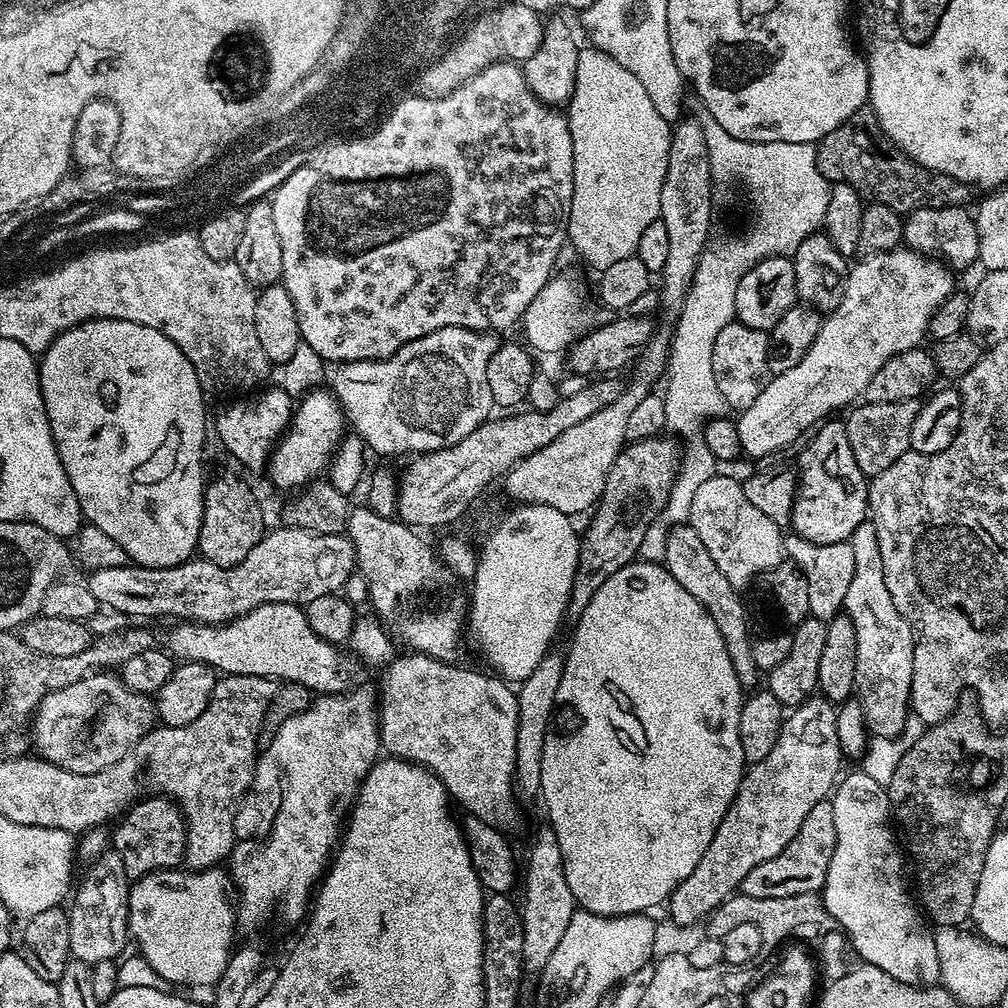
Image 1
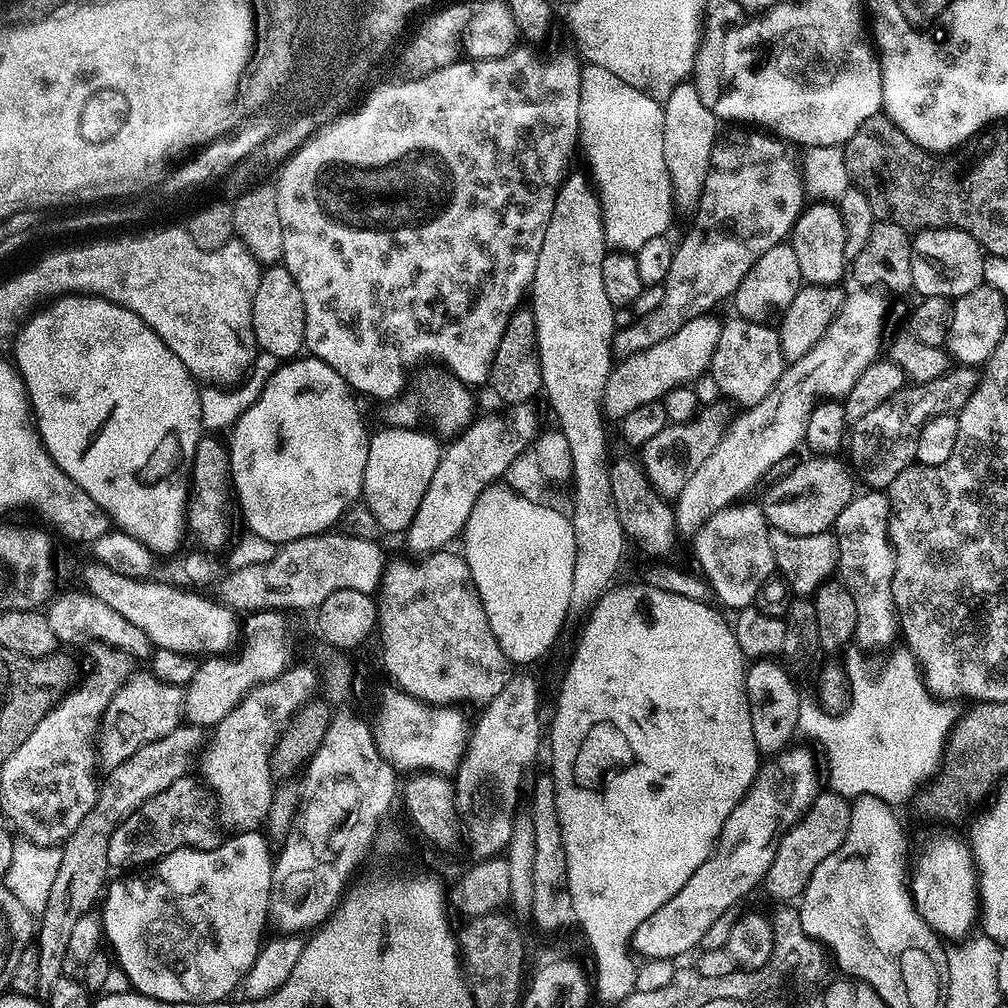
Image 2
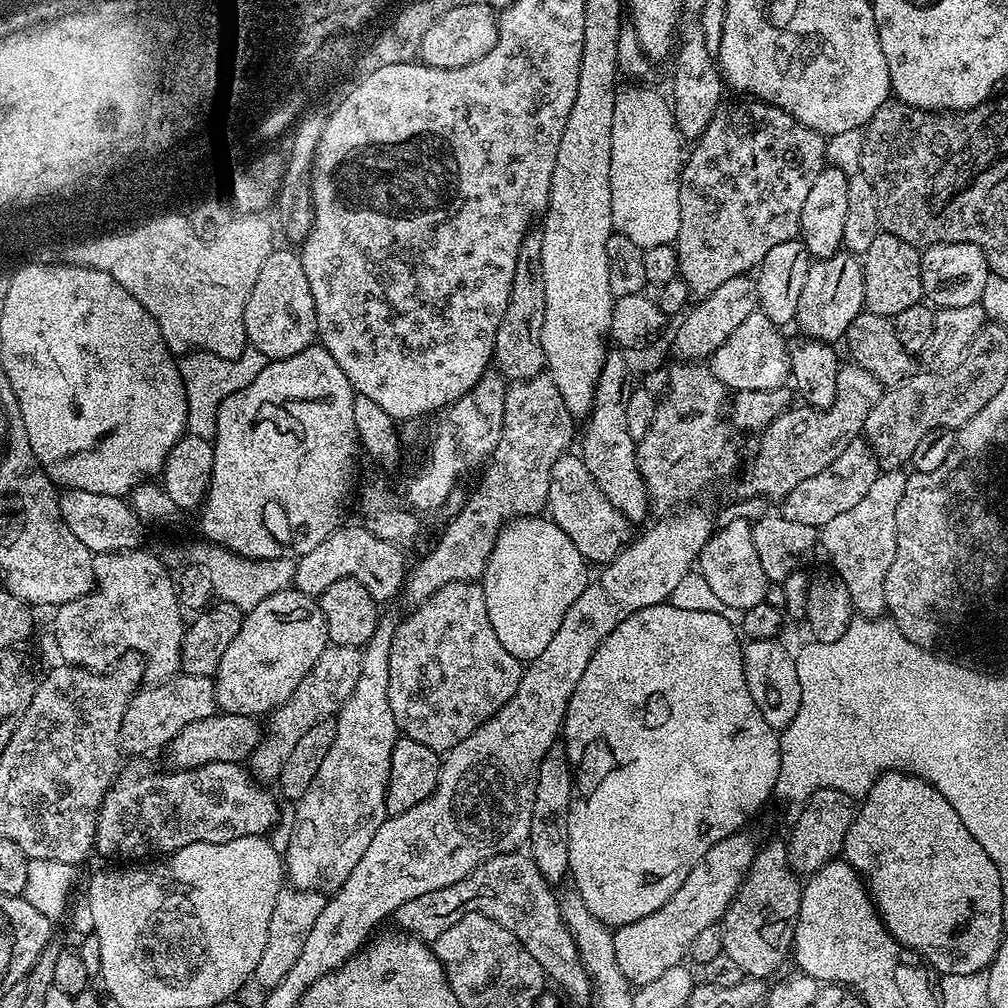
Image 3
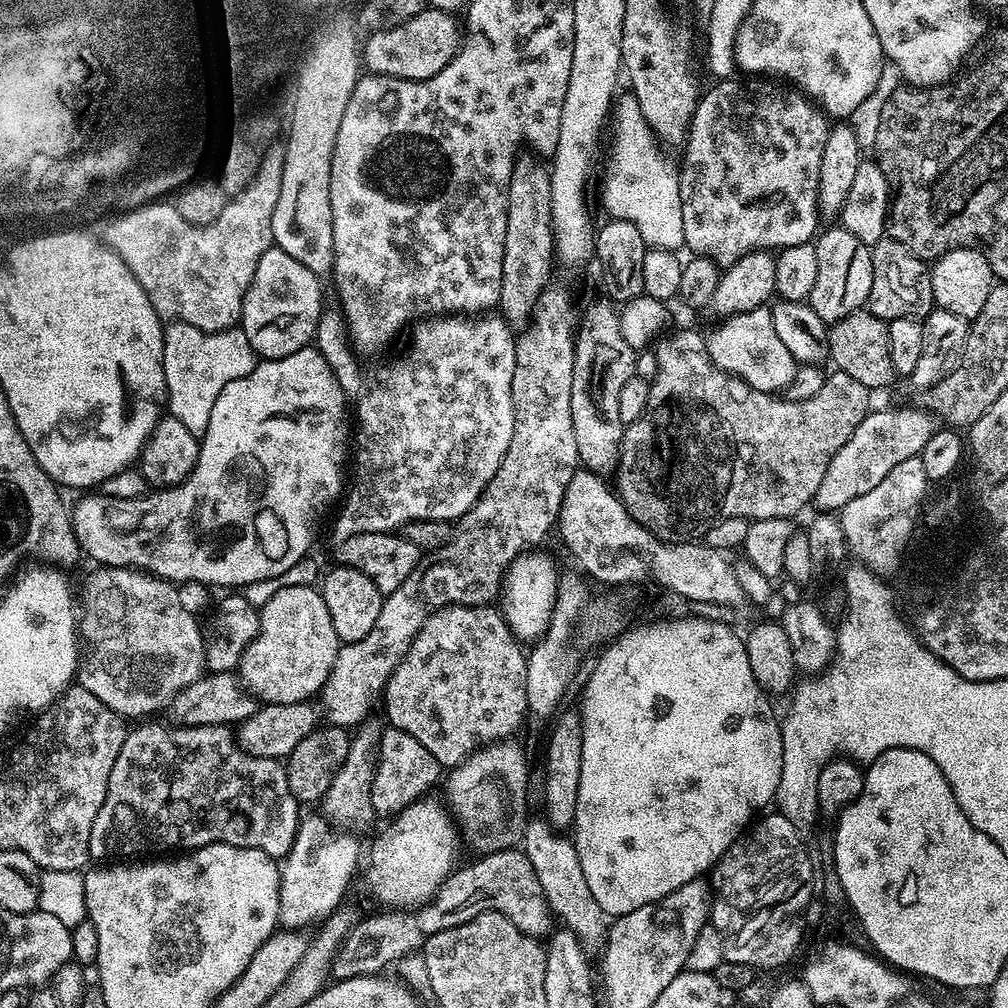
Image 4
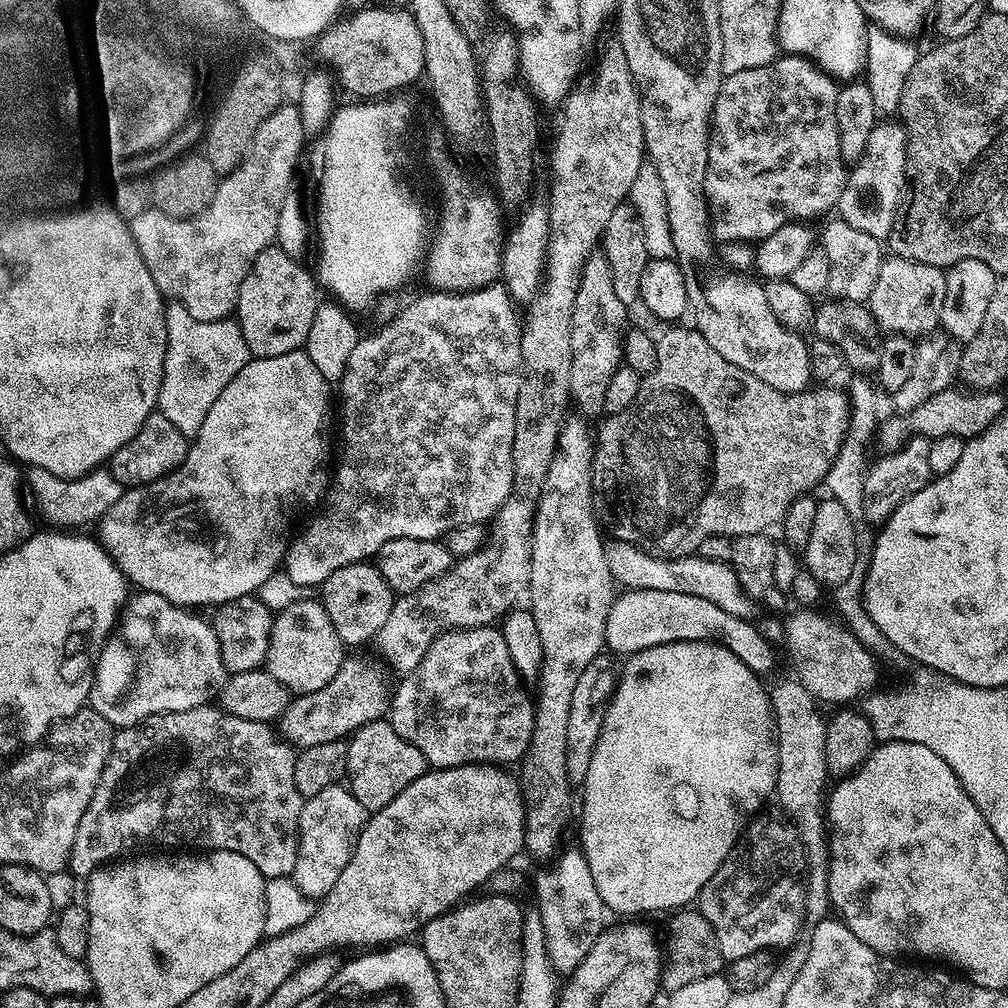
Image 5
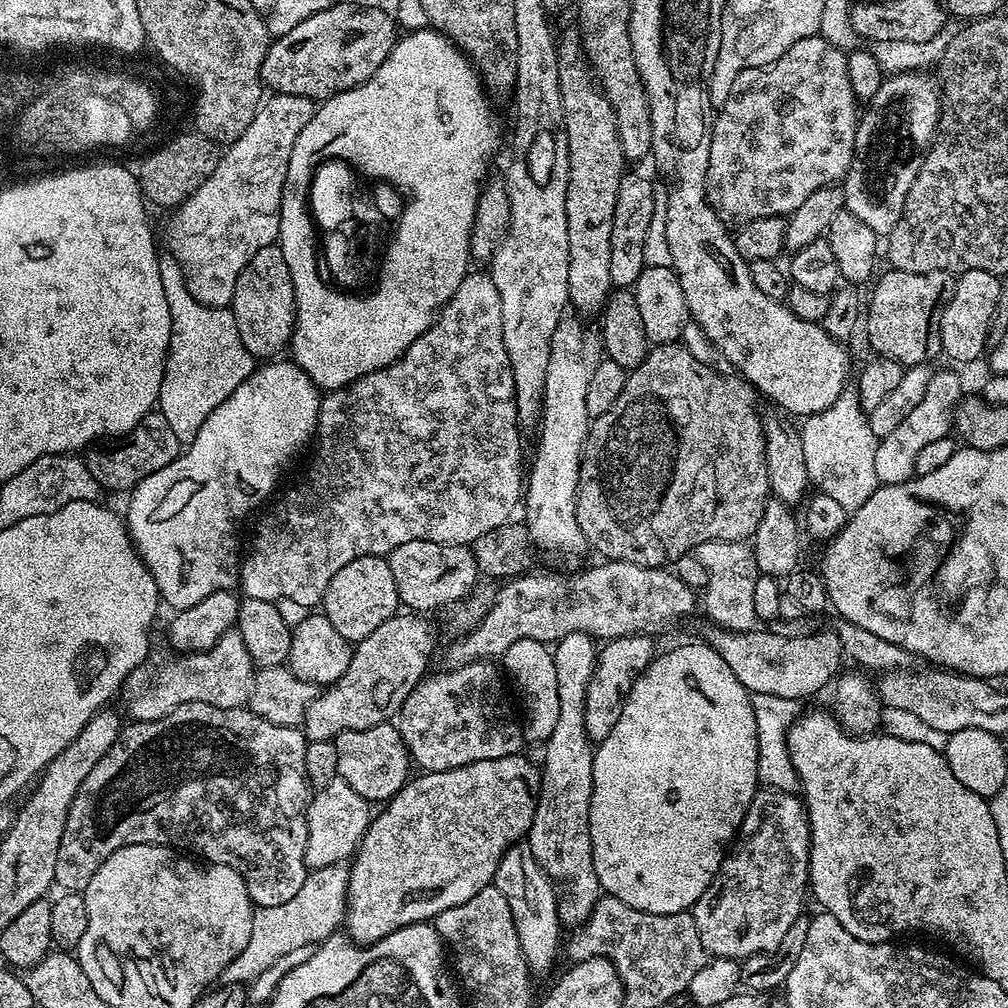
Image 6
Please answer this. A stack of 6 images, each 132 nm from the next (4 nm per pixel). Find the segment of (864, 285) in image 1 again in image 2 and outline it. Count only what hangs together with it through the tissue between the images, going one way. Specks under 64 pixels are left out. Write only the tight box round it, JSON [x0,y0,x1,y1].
[674,290,884,534]

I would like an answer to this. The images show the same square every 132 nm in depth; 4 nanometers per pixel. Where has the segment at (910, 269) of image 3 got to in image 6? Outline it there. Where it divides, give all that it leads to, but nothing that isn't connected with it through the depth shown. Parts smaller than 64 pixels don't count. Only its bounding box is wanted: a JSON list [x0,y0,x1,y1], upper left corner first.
[866,268,956,366]

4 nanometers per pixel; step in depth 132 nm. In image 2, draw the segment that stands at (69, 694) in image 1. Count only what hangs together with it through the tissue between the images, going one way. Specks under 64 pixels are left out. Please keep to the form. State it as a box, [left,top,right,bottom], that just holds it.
[98,671,184,769]

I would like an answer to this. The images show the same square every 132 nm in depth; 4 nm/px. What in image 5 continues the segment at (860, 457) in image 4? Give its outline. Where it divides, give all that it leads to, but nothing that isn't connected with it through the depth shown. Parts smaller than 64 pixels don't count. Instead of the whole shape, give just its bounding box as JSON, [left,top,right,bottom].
[888,386,1006,442]

